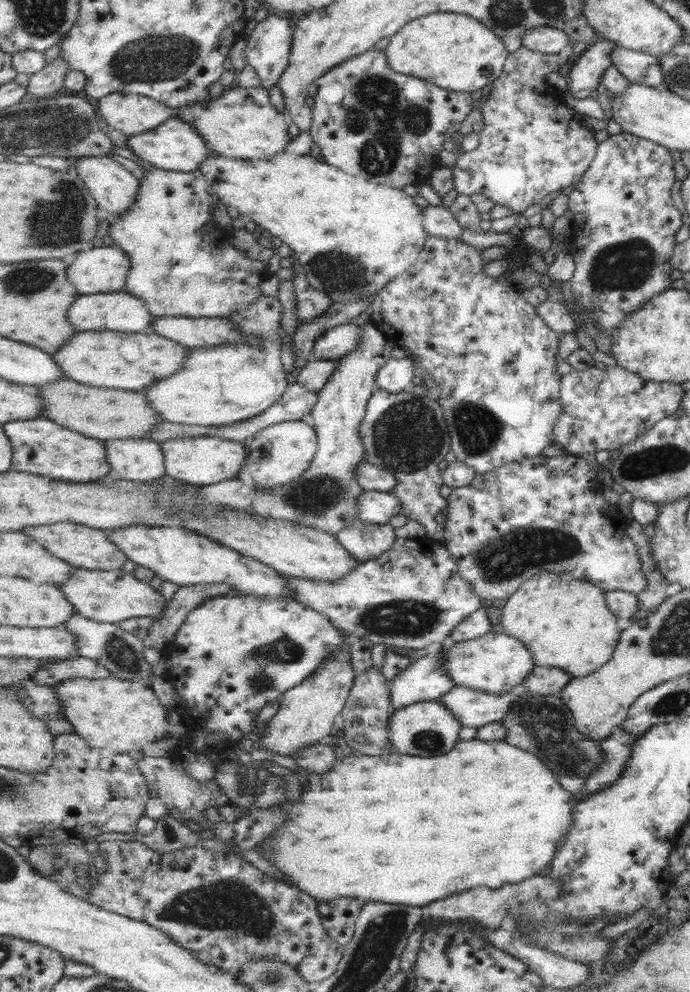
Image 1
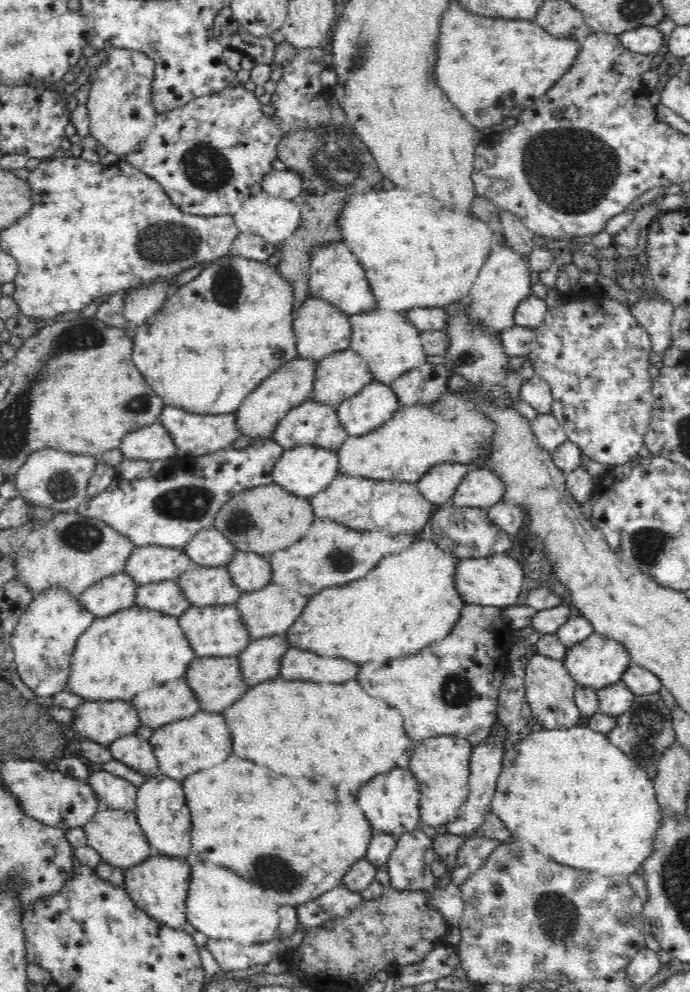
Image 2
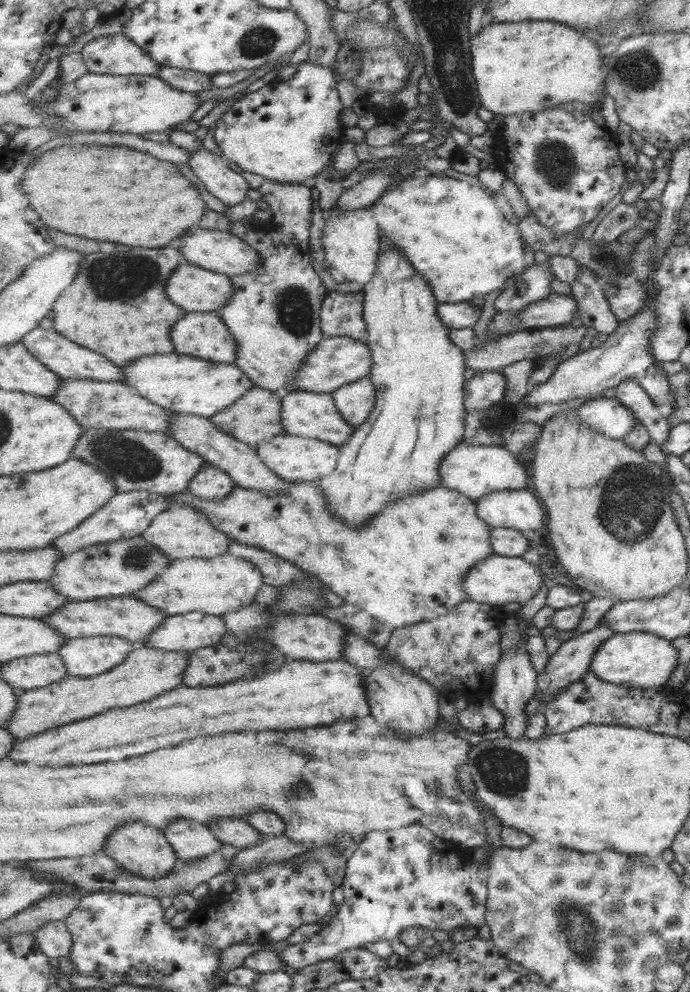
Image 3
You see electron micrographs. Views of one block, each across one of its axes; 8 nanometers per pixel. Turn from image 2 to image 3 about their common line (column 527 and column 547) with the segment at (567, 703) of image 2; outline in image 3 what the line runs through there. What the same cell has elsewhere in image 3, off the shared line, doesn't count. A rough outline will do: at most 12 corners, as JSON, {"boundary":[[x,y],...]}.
{"boundary":[[606,622],[562,642],[539,672],[535,697],[551,701],[583,678],[615,634]]}

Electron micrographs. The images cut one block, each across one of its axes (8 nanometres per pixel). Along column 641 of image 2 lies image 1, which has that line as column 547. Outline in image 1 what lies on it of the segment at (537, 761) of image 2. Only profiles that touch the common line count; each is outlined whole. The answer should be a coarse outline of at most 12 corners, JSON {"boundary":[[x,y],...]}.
{"boundary":[[505,739],[354,753],[263,844],[427,907],[551,866],[582,795]]}

